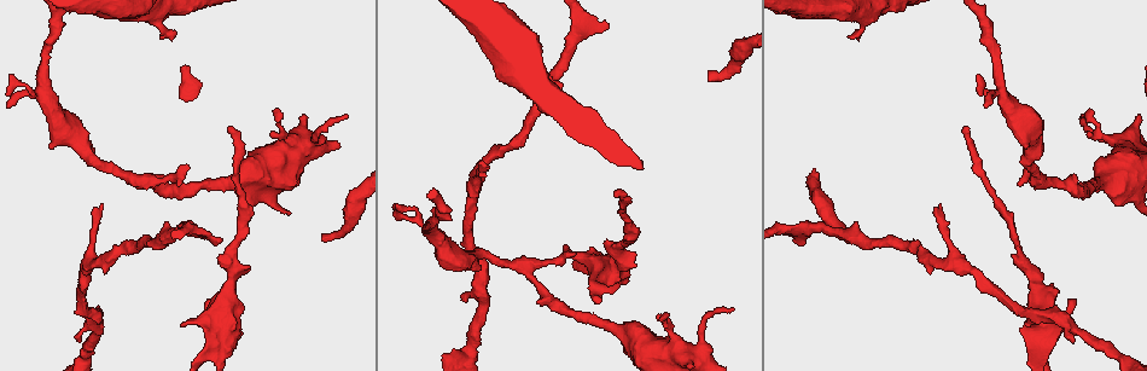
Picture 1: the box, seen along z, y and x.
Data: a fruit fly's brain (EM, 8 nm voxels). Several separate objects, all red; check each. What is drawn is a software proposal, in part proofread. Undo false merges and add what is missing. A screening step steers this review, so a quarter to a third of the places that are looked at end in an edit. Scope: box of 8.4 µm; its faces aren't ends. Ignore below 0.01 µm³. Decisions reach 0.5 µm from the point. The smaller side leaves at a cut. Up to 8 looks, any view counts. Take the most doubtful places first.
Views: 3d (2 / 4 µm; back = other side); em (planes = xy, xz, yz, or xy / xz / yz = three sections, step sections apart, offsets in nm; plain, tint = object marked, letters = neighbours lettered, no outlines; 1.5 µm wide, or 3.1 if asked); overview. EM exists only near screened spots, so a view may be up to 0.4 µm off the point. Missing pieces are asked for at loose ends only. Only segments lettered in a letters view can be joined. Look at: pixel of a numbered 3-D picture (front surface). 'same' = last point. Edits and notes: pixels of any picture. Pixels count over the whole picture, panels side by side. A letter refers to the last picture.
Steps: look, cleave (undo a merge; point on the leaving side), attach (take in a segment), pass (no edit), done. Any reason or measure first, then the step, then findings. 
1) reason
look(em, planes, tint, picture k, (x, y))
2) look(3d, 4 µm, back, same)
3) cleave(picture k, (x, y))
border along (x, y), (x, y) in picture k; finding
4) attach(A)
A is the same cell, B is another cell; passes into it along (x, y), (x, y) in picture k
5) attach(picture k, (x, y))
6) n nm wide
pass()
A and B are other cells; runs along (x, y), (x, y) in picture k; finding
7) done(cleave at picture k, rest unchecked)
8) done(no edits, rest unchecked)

look(em, yz, step 4, plain, picture 1, (322, 240))

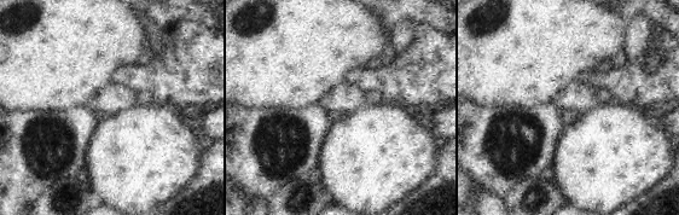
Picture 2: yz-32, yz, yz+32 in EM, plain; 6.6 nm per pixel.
look(em, yz, step 4, letters, same)

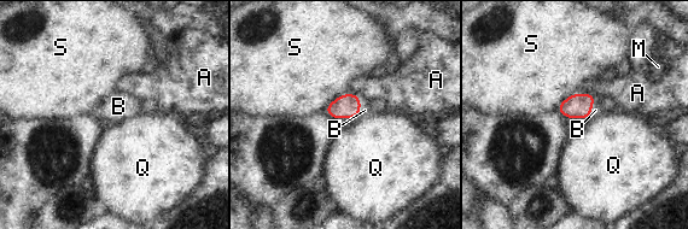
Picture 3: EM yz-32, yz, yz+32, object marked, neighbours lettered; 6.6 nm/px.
160 nm wide
attach(B)
B is the same cell, A, M, Q and S are other cells; passes into it along (345, 106), (354, 117), (365, 110) in picture 3; it goes on there

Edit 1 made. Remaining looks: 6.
look(overview)

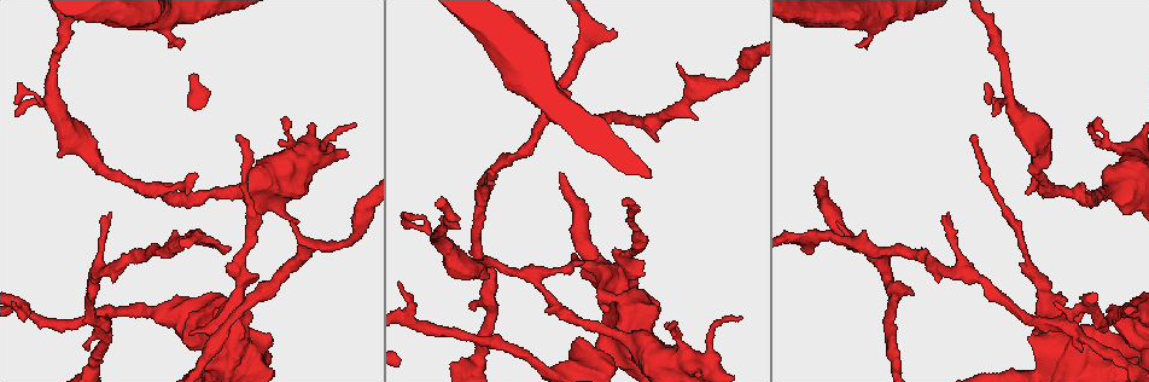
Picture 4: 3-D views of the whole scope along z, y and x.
tapers out
look(3d, 2 µm, picture 4, (624, 201))

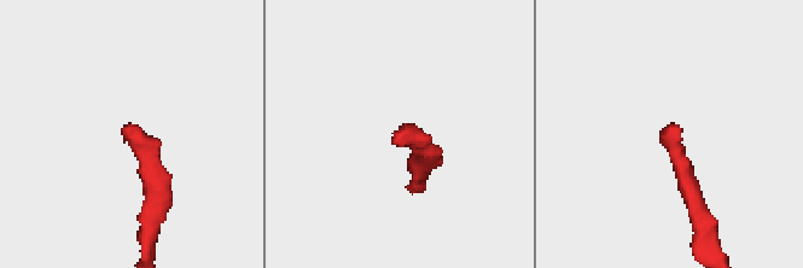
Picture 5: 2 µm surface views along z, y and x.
look(em, planes, letters, picture 5, (397, 133))

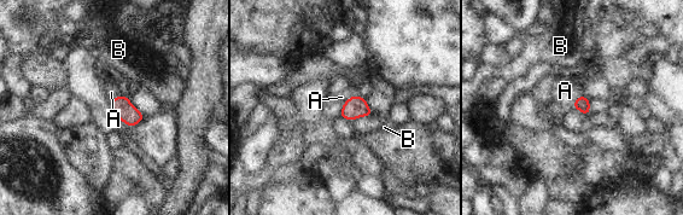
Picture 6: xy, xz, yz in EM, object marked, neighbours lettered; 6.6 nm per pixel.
attach(A)
A is the same cell, B is another cell; passes into it along (583, 104), (574, 100), (565, 91) in picture 6; the cell continues

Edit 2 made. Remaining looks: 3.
branch stops here
look(em, planes, letters, picture 4, (1089, 122))

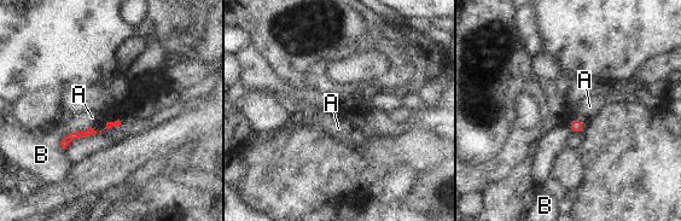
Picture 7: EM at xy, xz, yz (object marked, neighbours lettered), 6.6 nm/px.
pass()
A and B are other cells; border along (574, 117), (585, 124) in picture 7; no lettered segment goes on from it

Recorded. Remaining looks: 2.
done(attach at picture 3, attach at picture 6, rest unchecked)

